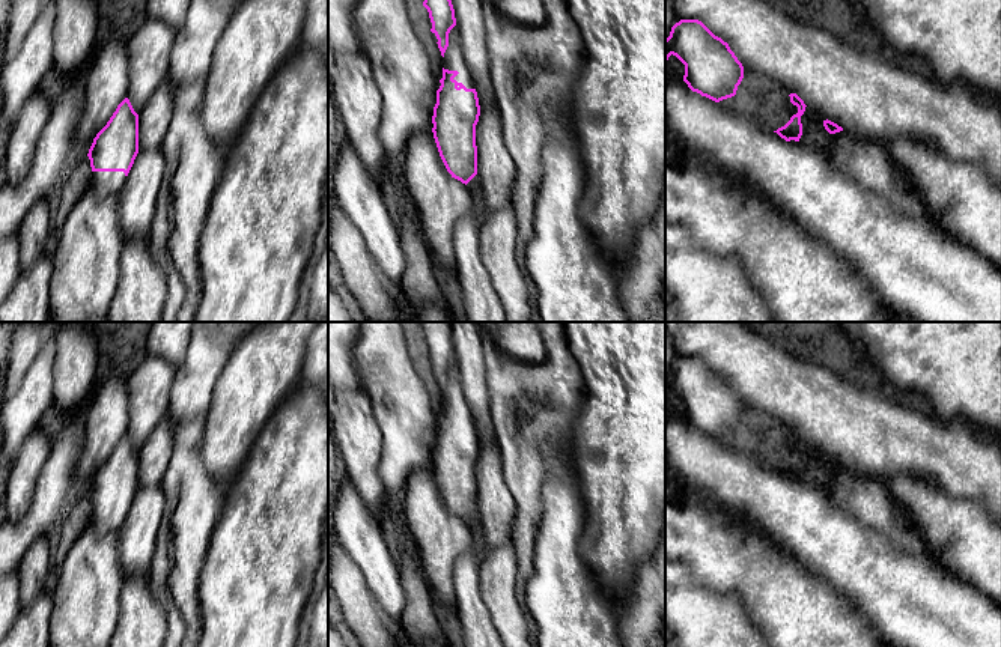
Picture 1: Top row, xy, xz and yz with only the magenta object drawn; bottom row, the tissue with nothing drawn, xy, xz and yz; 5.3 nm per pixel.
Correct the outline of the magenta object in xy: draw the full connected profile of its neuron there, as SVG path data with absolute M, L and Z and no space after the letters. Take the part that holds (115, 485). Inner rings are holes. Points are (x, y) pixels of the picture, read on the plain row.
M125 435L89 486L89 527L98 534L117 533L138 491L138 451Z

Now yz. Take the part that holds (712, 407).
M680 357L665 376L665 396L676 393L685 402L683 418L692 429L715 439L736 432L744 403L729 381L698 357Z

